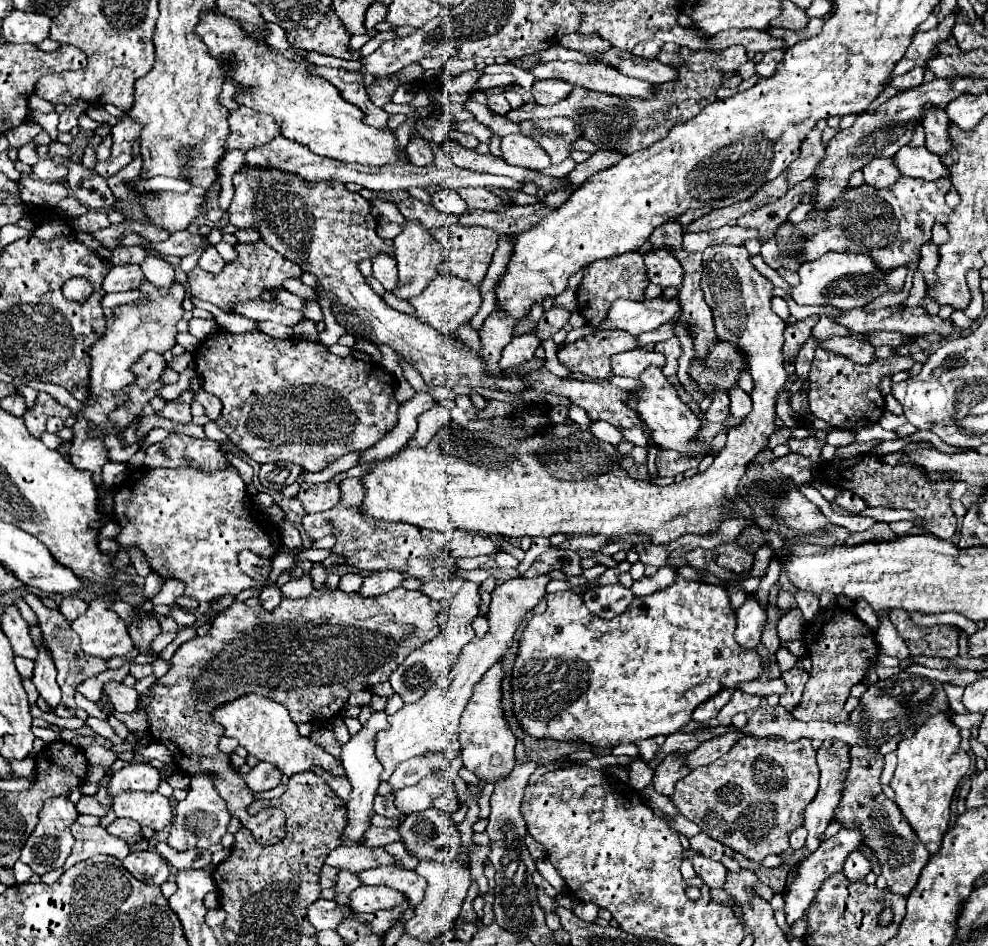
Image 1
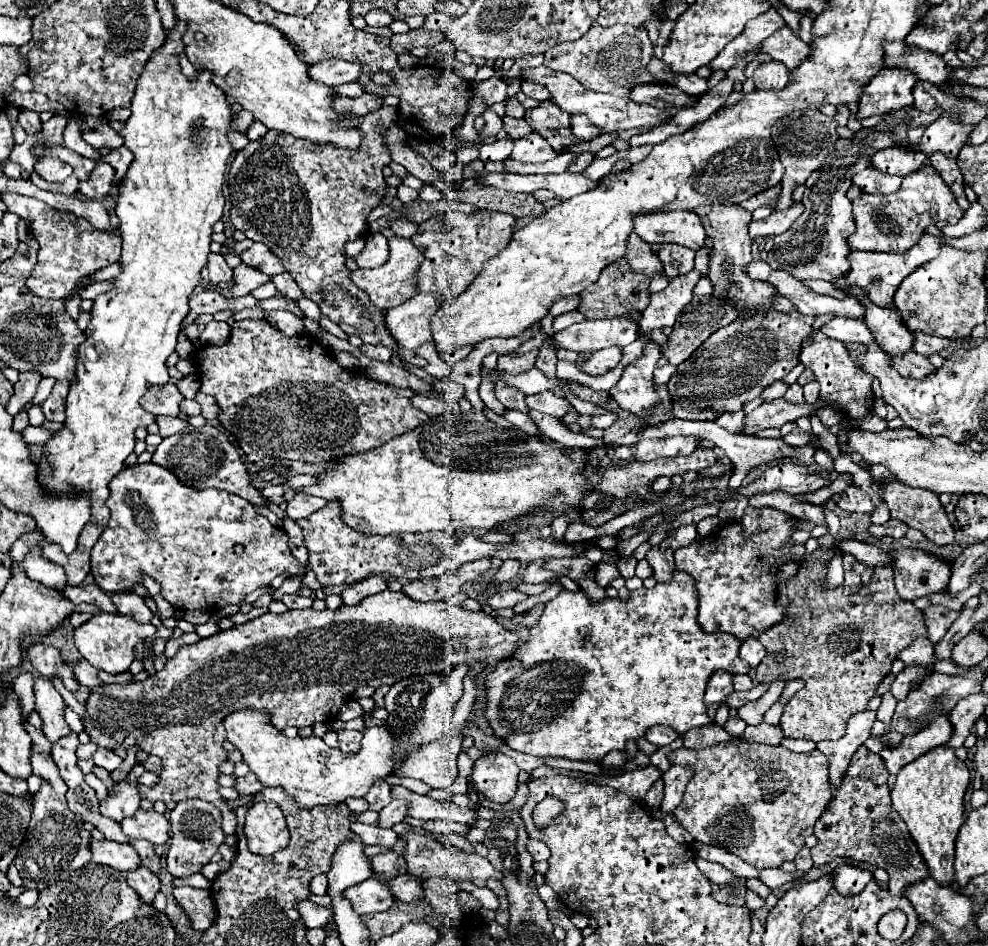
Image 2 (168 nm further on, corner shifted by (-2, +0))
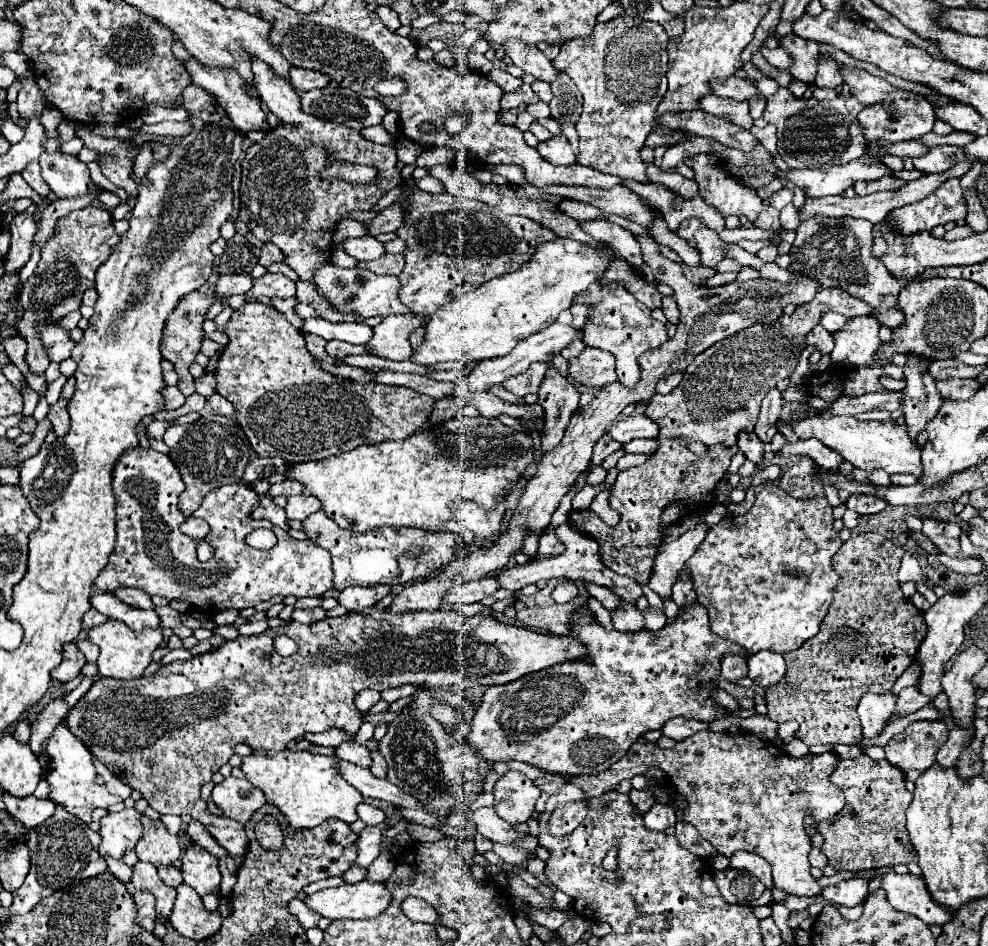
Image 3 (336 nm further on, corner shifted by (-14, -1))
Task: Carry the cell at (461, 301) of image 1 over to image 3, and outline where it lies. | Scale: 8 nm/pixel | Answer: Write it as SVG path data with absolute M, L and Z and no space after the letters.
M414 313L384 317L382 323L374 327L374 335L366 343L366 351L382 359L406 361L406 357L412 355L408 335L422 325L424 323Z

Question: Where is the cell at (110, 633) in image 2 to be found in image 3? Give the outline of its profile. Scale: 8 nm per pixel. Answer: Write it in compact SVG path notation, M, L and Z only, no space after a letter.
M108 619L106 623L92 627L88 631L88 639L100 647L100 657L98 657L100 675L130 681L130 679L138 679L140 675L144 675L144 669L152 663L152 653L162 643L162 631L160 629L144 629L142 633L134 633L124 623Z

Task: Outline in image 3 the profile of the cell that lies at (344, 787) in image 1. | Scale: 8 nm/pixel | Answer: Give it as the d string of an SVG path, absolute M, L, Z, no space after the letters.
M360 803L360 805L358 805L358 815L360 815L360 819L362 819L368 827L380 825L380 823L386 819L386 815L384 815L380 809L370 807L370 805L366 805L366 803Z

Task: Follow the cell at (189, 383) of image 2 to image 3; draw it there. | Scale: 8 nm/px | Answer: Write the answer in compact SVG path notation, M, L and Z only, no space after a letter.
M200 291L188 293L188 297L180 299L180 305L176 305L176 309L172 311L172 317L168 317L168 321L164 323L164 337L162 337L160 353L164 359L168 359L174 365L174 371L180 377L176 387L180 389L180 393L186 393L186 397L196 391L194 389L194 377L188 373L188 367L194 363L194 359L200 351L200 345L204 339L204 331L202 331L204 315L212 303L214 303L214 297L210 297L210 295L204 295Z

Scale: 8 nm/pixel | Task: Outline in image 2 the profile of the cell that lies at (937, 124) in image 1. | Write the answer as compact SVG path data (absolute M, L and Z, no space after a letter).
M936 152L936 156L930 156L930 164L940 172L942 180L952 188L956 200L958 200L958 206L962 210L966 210L970 206L970 202L966 200L964 196L964 178L962 178L962 172L956 164L956 158L948 158L948 156L940 156Z

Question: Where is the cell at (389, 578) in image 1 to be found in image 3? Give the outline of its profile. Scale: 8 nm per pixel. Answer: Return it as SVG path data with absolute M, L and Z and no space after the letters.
M374 585L374 587L346 587L338 595L338 605L346 607L350 613L358 613L366 607L372 607L382 597L390 593L390 585Z

